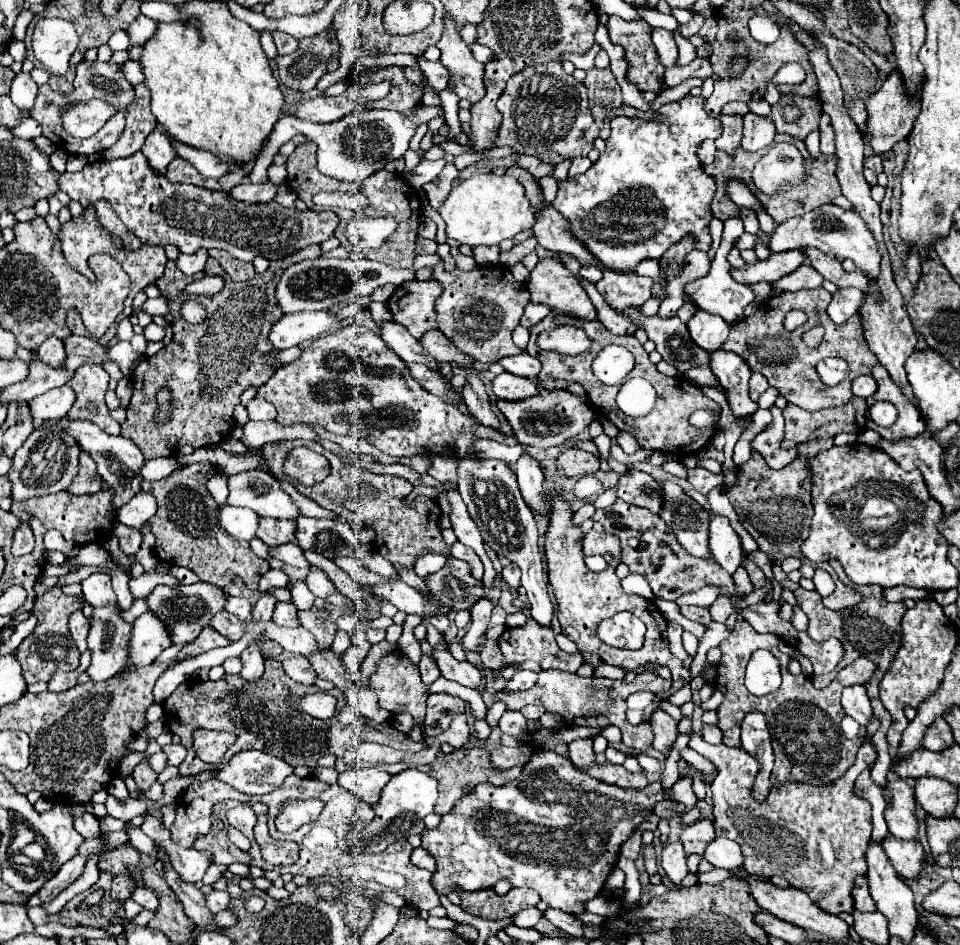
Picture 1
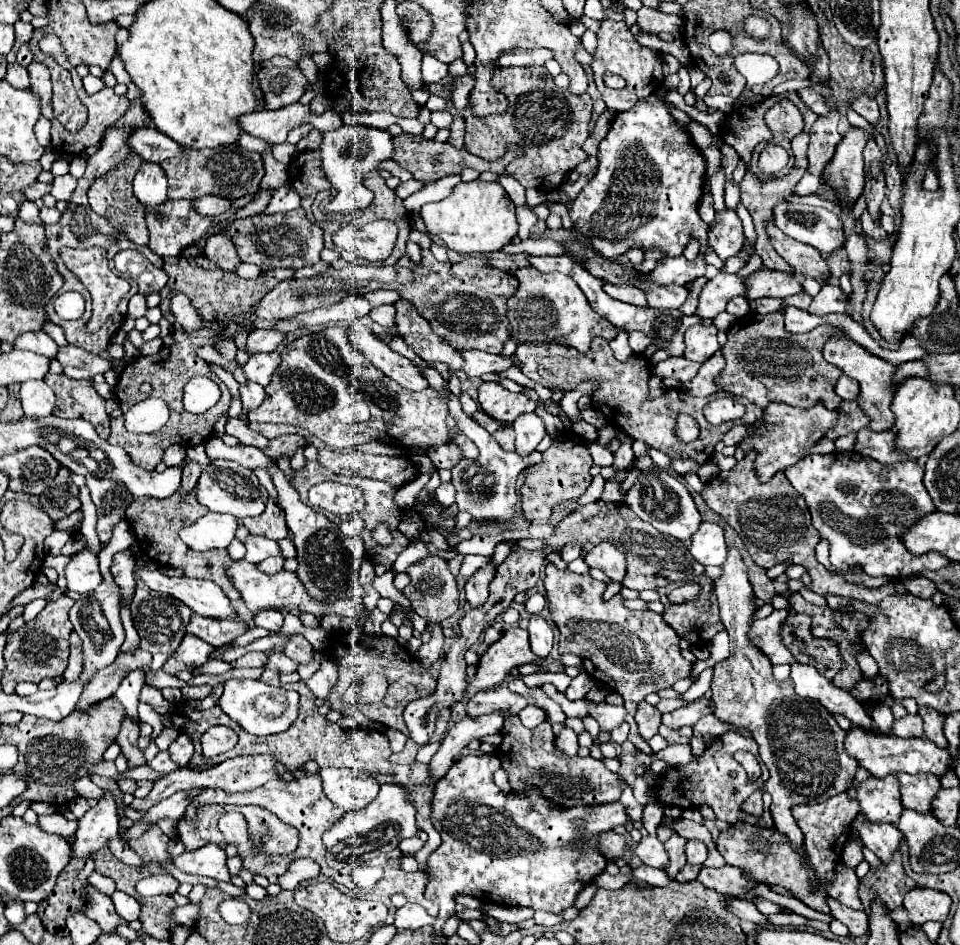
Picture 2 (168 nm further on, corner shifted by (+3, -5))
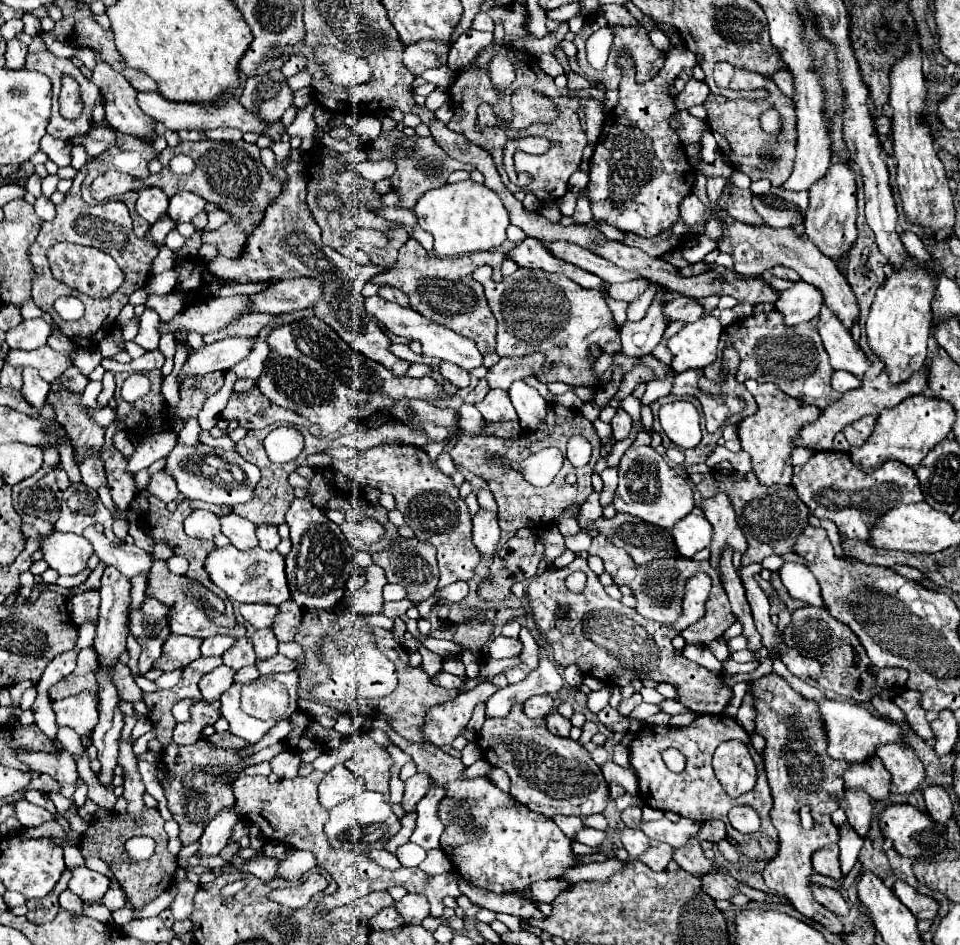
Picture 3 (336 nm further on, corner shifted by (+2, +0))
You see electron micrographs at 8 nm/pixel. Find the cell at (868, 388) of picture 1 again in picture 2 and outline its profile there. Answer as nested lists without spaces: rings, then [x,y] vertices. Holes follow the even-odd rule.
[[[842,375],[840,379],[838,379],[838,385],[836,385],[836,393],[844,399],[844,401],[854,401],[854,399],[858,399],[858,381],[854,381],[854,379],[850,379],[850,377],[846,377],[846,375]]]

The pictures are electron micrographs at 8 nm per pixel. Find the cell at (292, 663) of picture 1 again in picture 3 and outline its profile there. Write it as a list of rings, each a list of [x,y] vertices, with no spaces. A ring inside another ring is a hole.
[[[271,628],[255,630],[251,636],[251,642],[253,642],[255,654],[259,660],[265,660],[265,658],[271,658],[277,654],[277,638]]]

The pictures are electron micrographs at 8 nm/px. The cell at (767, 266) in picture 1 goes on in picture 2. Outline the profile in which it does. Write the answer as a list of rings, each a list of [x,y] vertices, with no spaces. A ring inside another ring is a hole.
[[[720,271],[704,285],[696,315],[714,319],[718,313],[726,311],[726,303],[736,295],[746,295],[746,277]]]

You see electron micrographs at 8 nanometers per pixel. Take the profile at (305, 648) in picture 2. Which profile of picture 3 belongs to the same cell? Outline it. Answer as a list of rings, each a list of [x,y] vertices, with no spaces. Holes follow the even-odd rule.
[[[293,600],[283,602],[277,608],[279,608],[279,614],[275,616],[271,630],[275,638],[279,638],[281,642],[291,642],[301,624],[301,608]]]

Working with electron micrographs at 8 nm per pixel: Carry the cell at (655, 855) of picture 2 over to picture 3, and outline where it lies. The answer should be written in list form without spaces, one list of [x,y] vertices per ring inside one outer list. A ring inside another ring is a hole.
[[[623,828],[621,834],[619,834],[619,840],[621,840],[623,848],[625,848],[631,856],[641,856],[641,854],[649,848],[649,838],[647,838],[641,830]]]

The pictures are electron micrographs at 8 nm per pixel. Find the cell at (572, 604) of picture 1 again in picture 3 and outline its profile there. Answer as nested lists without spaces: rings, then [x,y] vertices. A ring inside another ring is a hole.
[[[575,558],[567,568],[555,572],[543,572],[533,578],[527,586],[527,610],[533,616],[537,628],[543,632],[545,640],[553,650],[553,660],[561,666],[575,664],[583,674],[599,678],[613,686],[627,686],[631,678],[651,678],[655,682],[667,682],[677,688],[677,700],[699,714],[723,714],[731,702],[733,690],[723,682],[723,676],[711,674],[707,668],[673,654],[673,634],[681,632],[689,624],[697,622],[705,614],[705,602],[709,598],[711,580],[705,574],[697,574],[685,586],[683,614],[673,626],[665,626],[653,620],[647,620],[623,606],[619,600],[613,600],[603,590],[599,576],[589,570],[587,560]],[[581,570],[587,574],[587,584],[583,592],[571,592],[565,586],[565,578]],[[557,606],[571,606],[571,612],[565,620],[555,616]]]

